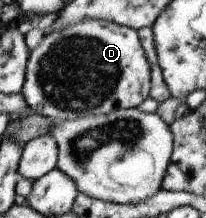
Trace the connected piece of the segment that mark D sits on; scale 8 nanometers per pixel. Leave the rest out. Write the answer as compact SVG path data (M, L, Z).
M86 19L60 31L47 32L40 45L29 50L24 85L20 95L33 113L52 120L73 120L109 114L113 110L138 108L150 95L151 67L138 30L105 19Z

